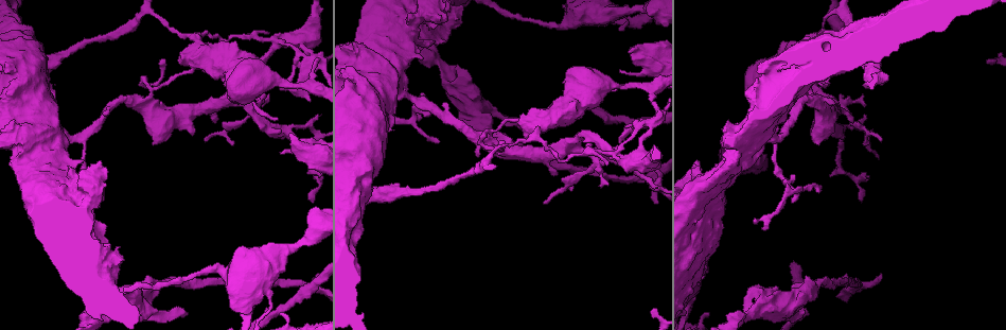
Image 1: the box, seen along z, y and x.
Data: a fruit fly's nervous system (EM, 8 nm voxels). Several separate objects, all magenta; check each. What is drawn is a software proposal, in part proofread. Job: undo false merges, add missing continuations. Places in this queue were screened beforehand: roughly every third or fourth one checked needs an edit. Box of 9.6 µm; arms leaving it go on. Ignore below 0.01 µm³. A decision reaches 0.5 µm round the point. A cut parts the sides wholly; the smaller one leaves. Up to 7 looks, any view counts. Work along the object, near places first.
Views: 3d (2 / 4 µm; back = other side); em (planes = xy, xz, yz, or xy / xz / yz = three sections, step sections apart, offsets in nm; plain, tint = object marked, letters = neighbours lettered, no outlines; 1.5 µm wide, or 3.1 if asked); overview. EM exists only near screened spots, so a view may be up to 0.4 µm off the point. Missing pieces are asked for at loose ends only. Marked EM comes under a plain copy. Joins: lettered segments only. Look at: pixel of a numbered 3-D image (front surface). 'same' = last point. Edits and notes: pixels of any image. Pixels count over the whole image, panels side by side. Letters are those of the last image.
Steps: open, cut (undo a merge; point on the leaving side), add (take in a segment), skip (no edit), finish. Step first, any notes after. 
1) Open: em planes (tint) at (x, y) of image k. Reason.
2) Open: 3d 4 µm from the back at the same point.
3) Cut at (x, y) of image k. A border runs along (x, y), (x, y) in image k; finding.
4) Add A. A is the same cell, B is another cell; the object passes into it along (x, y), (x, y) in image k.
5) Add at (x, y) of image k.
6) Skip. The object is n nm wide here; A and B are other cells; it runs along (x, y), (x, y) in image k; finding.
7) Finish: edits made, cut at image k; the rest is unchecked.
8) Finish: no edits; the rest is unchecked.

Open: 3d 4 µm at (816, 100) of image 1. Four or more arms meet.

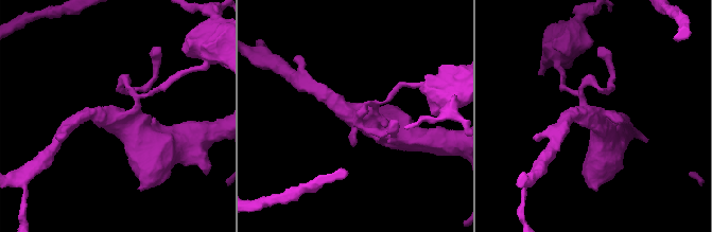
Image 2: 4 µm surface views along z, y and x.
Open: em planes (tint) at (588, 116) of image 2.

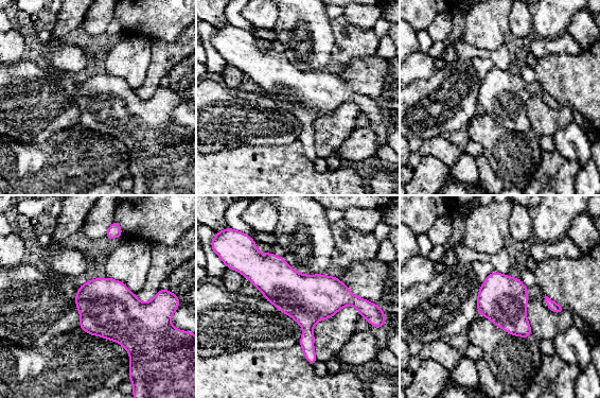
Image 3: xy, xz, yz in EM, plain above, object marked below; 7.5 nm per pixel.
Open: em planes (letters) at the same point.

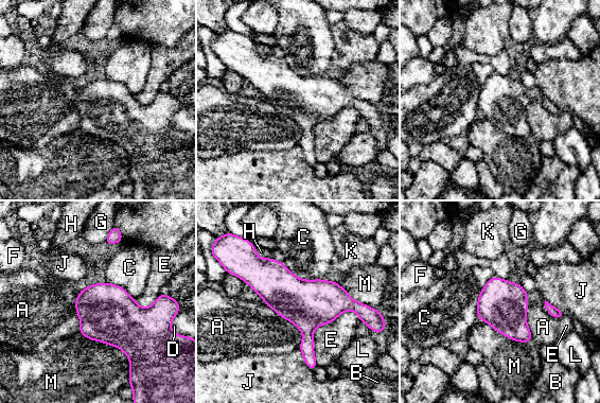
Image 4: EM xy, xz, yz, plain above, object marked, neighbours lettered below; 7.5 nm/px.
Skip. A, B, C, D, E, F, G, H, J, K, L and M are other cells; it runs along (241, 274), (363, 308) in image 4; one neuron here.

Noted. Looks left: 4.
Open: em planes (letters) at (853, 120) of image 1.

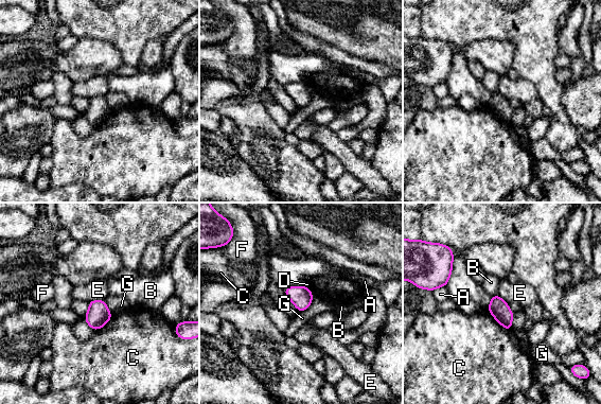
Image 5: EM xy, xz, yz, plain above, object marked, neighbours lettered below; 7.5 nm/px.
Skip. The longest contact is with C, 240 nm; A, B, C, D, E, F and G are other cells; a border runs along (314, 295), (311, 304), (300, 312) in image 5; none of them fits.

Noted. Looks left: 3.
Open: em yz step 4 (tint) at (288, 135) of image 1. Stops while still wide.

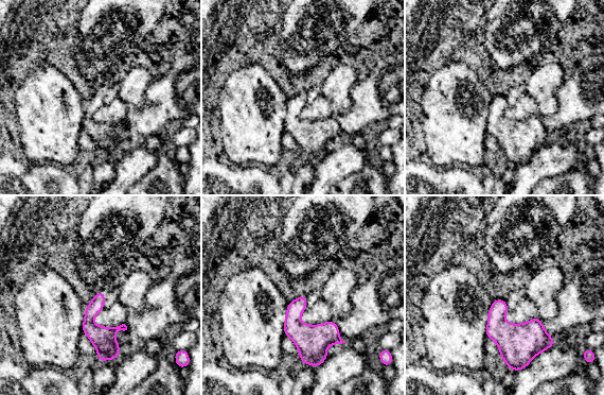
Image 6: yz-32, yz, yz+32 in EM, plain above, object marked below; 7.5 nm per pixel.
Open: em planes (letters) at the same point. Cut it another way.

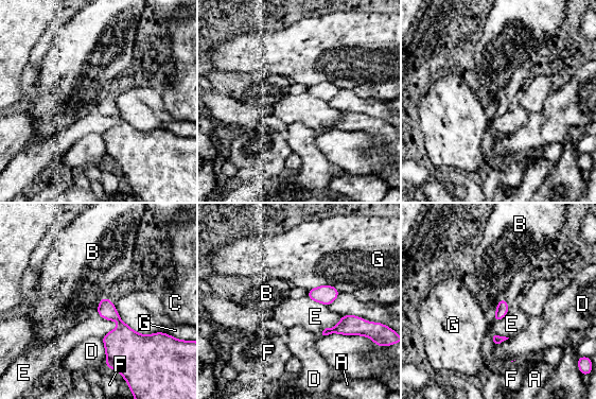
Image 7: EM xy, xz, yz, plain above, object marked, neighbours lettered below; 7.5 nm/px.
Skip. A, B, C, D, E, F and G are other cells; a border runs along (104, 296), (99, 301), (95, 311) in image 7; none of them fits.

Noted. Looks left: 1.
Finish: no edits; the rest is unchecked.

